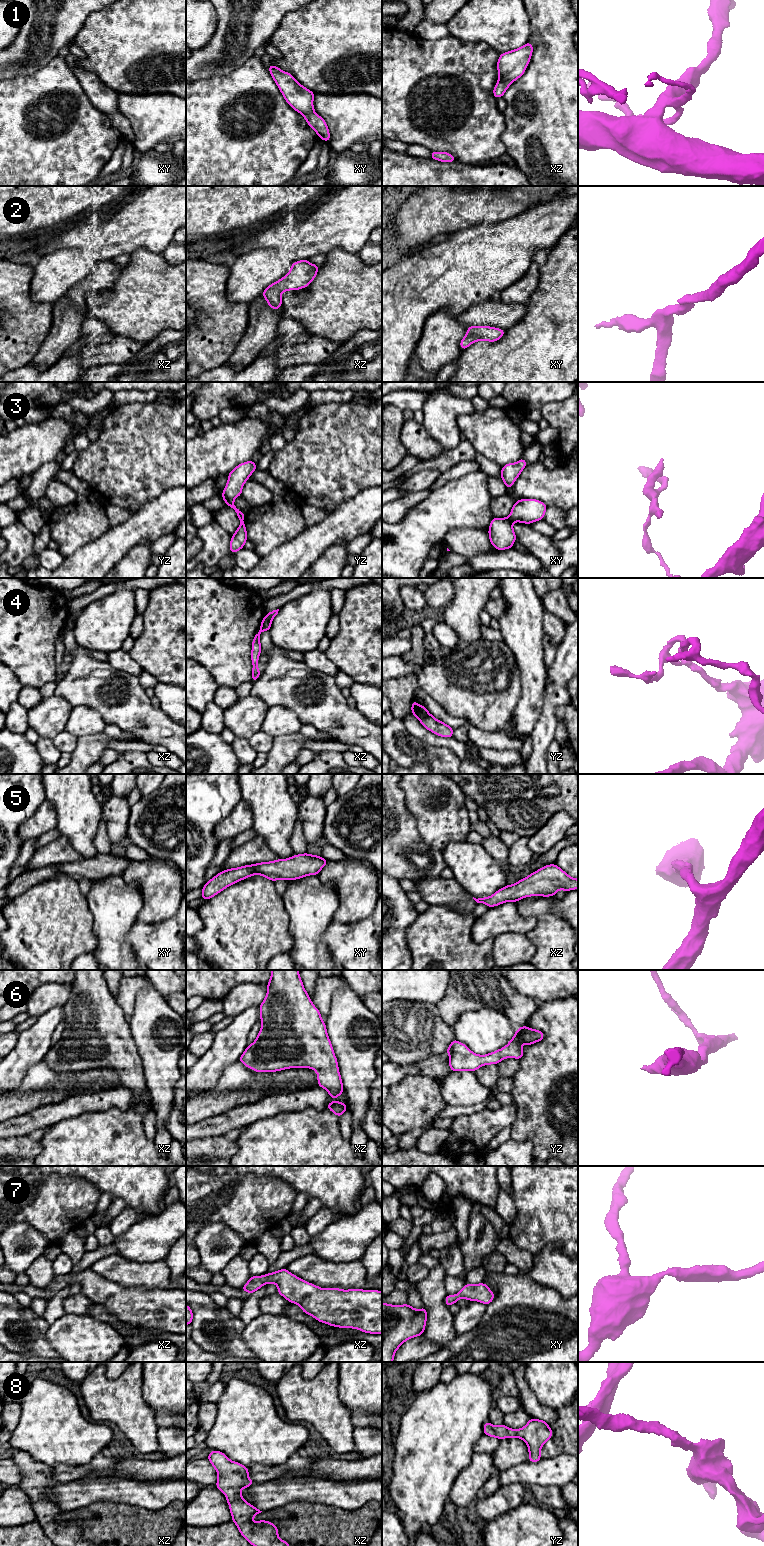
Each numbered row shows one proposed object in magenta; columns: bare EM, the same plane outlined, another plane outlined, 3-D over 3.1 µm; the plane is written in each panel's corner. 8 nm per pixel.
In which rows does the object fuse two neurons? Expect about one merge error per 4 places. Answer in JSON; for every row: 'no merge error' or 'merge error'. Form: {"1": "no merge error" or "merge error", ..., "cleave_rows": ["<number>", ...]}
{"1": "merge error", "2": "no merge error", "3": "merge error", "4": "merge error", "5": "no merge error", "6": "no merge error", "7": "no merge error", "8": "no merge error", "cleave_rows": ["1", "3", "4"]}

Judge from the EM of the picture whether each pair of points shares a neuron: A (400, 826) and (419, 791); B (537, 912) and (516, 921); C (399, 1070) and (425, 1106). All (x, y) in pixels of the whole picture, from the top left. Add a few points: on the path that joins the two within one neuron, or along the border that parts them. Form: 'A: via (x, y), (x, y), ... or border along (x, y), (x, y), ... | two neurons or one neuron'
A: border along (401, 789), (406, 808), (415, 818), (419, 832) | two neurons
B: border along (516, 904), (521, 915), (536, 922), (526, 934) | two neurons
C: border along (427, 1076), (405, 1076), (392, 1085) | two neurons

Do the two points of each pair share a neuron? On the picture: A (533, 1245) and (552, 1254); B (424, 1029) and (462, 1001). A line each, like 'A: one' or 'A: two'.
A: two
B: two

